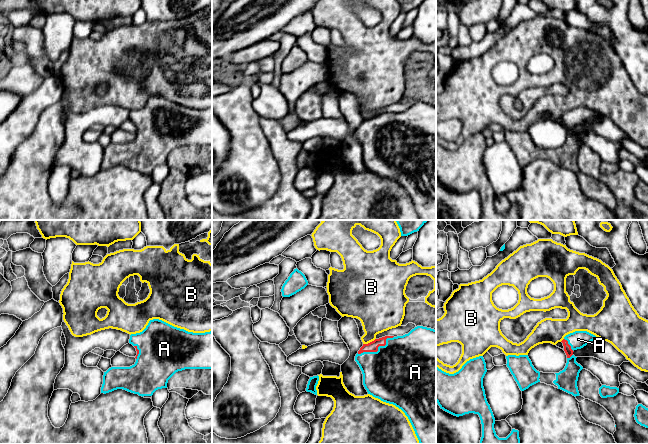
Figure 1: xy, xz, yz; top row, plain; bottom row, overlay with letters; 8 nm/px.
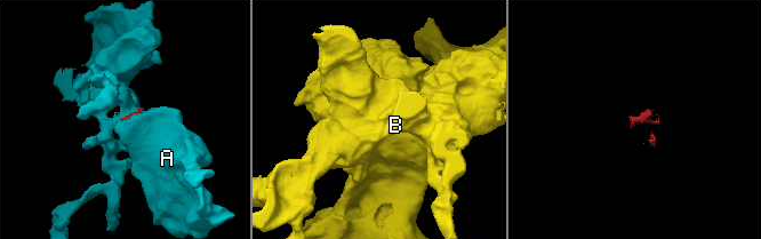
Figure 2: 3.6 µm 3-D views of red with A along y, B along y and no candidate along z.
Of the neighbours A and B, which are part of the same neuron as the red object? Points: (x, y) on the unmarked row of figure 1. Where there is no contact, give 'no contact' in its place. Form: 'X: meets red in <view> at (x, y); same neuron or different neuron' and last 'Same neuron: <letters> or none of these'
A: meets red in xz at (377, 125); same neuron
B: meets red in xz at (370, 118); different neuron
Same neuron: A

